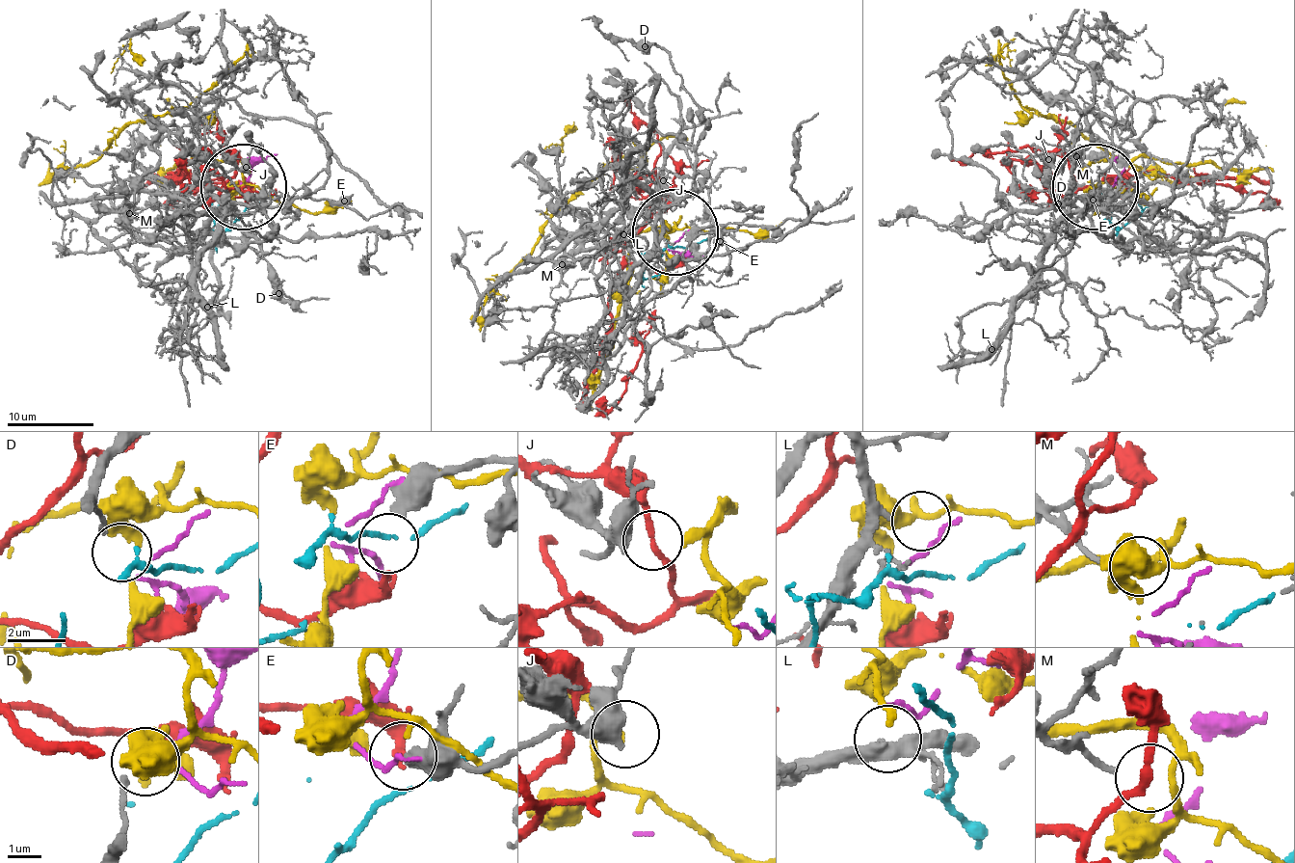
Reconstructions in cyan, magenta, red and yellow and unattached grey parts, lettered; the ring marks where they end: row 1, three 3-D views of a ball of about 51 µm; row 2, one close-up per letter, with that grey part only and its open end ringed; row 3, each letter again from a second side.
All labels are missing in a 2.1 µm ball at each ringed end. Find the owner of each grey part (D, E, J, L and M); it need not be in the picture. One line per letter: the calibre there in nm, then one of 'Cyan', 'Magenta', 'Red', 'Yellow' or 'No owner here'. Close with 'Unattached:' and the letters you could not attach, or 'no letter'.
D: Thickness 170 nm. Magenta
E: Thickness 500 nm. Red
J: Thickness 480 nm. Yellow
L: Thickness 320 nm. No owner here
M: Thickness 180 nm. No owner here
Unattached: L, M

